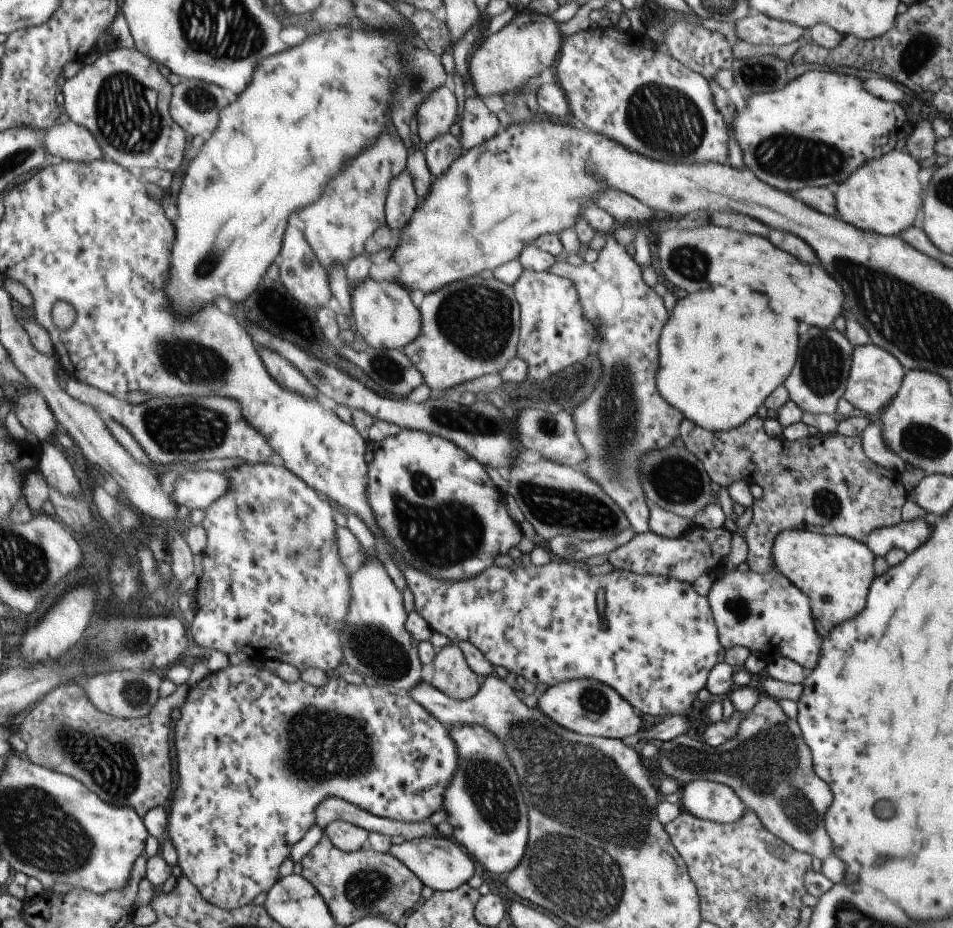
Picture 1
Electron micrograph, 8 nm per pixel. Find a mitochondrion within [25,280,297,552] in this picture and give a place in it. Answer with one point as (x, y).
(192, 430)

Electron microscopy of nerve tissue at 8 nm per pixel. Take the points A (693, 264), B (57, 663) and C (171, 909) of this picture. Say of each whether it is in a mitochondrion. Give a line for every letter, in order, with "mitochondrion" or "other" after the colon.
A: mitochondrion
B: other
C: other

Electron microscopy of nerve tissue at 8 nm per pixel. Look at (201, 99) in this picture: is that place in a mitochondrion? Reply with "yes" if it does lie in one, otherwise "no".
yes

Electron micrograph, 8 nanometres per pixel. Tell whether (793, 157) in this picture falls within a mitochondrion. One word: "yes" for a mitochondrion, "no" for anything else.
yes

